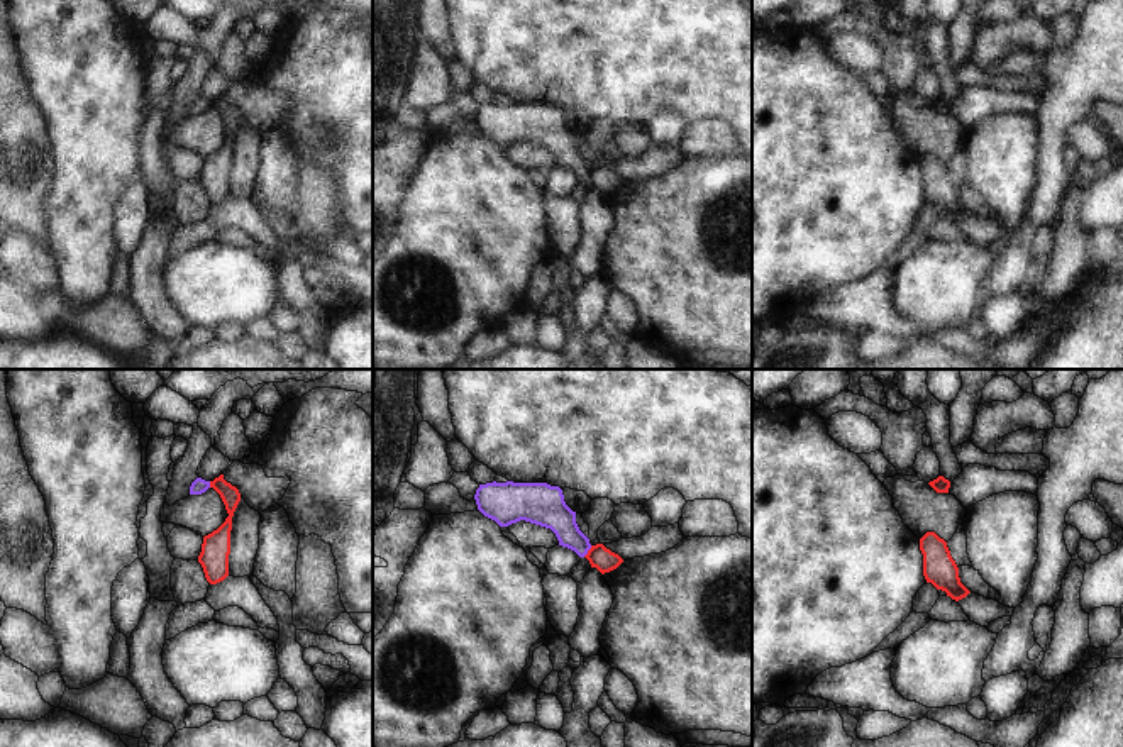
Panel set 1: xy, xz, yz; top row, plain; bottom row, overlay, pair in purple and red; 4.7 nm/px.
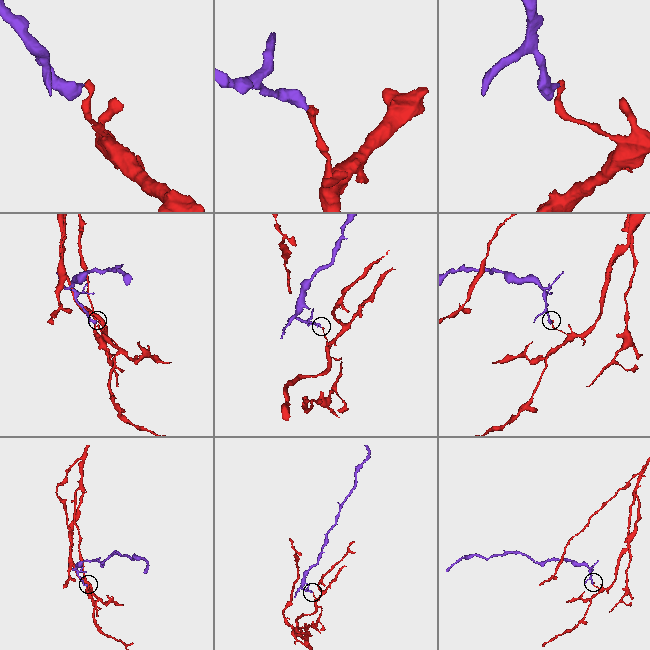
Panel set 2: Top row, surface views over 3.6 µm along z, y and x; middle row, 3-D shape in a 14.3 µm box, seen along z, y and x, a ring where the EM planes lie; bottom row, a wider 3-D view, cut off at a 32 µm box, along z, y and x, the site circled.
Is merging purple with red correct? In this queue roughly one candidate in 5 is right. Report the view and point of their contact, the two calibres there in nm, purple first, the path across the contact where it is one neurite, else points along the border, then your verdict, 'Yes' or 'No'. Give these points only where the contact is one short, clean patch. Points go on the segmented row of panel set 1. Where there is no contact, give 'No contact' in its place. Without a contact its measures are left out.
Touches purple at xz (588, 549). Thickness 160 nm (purple) against 110 nm. Boundary: xz (591, 546), (583, 556). No.

